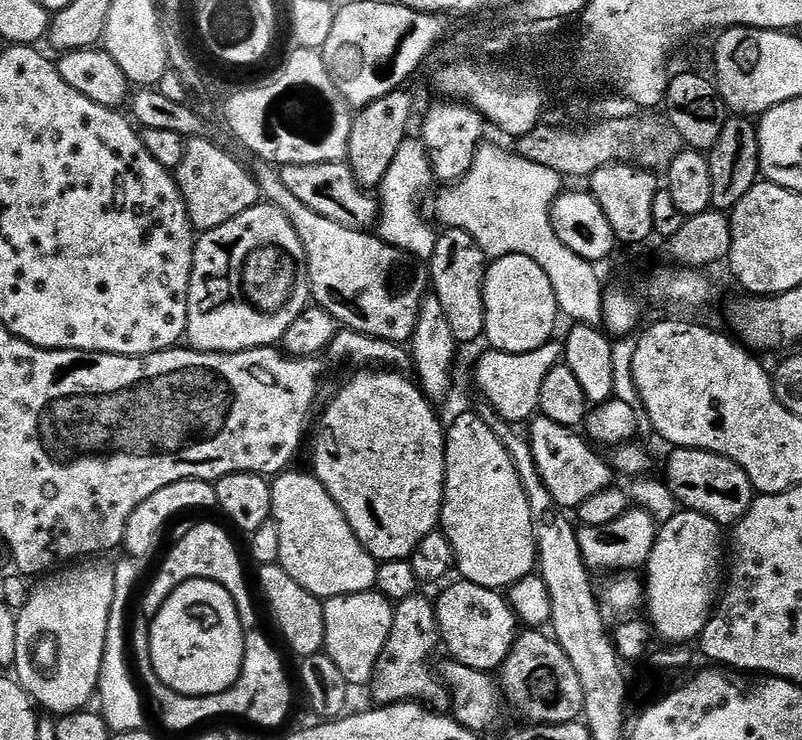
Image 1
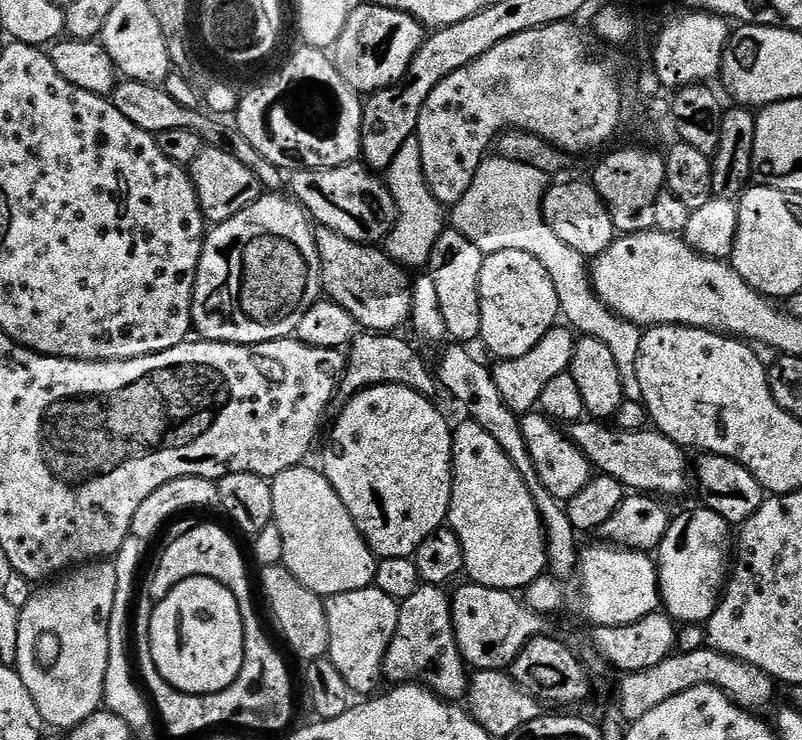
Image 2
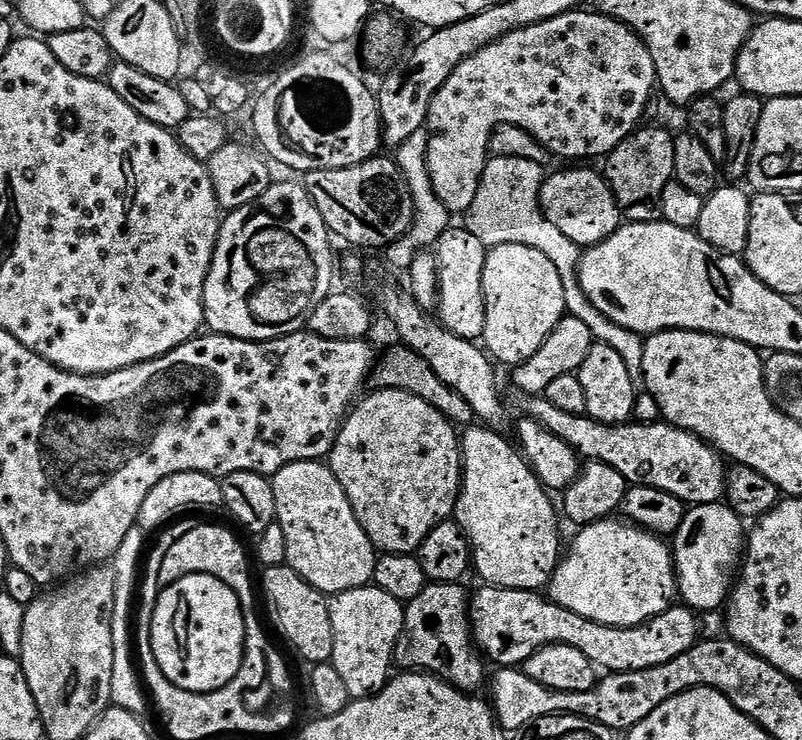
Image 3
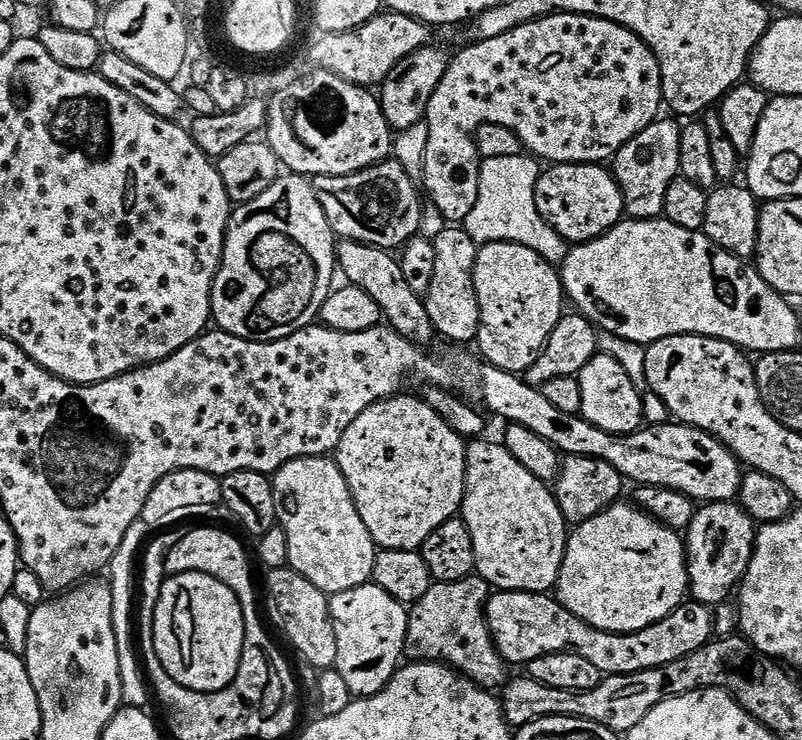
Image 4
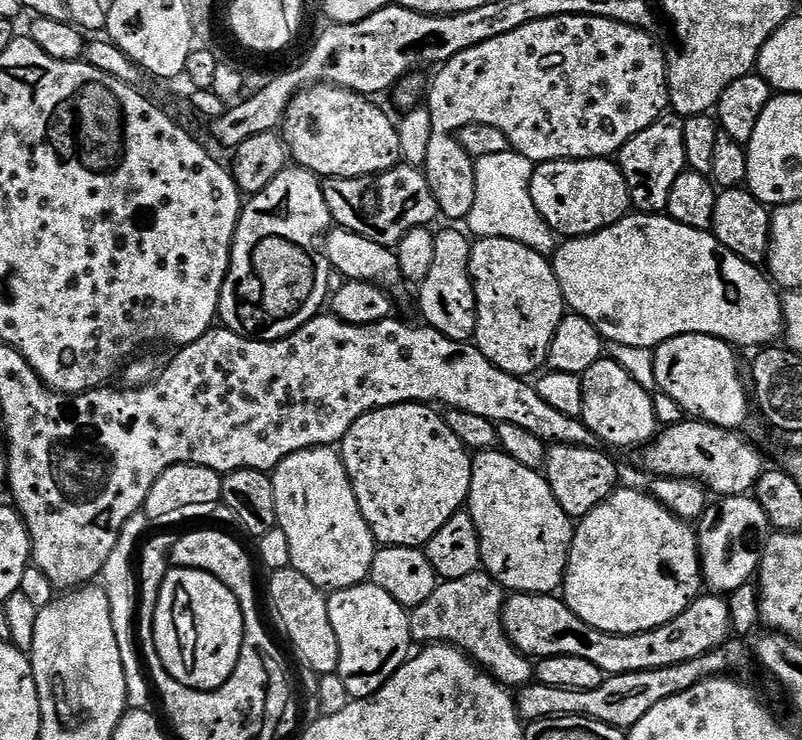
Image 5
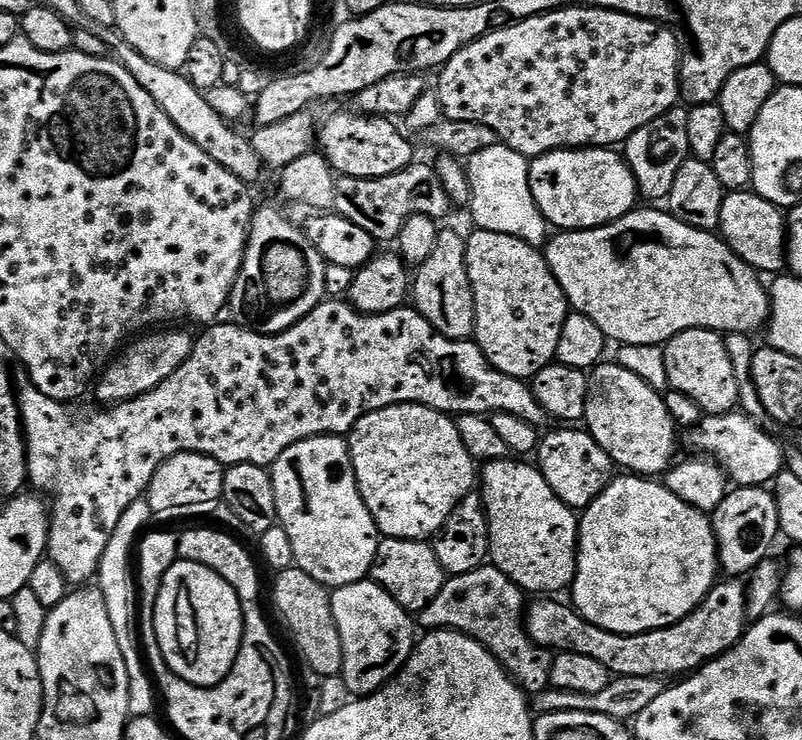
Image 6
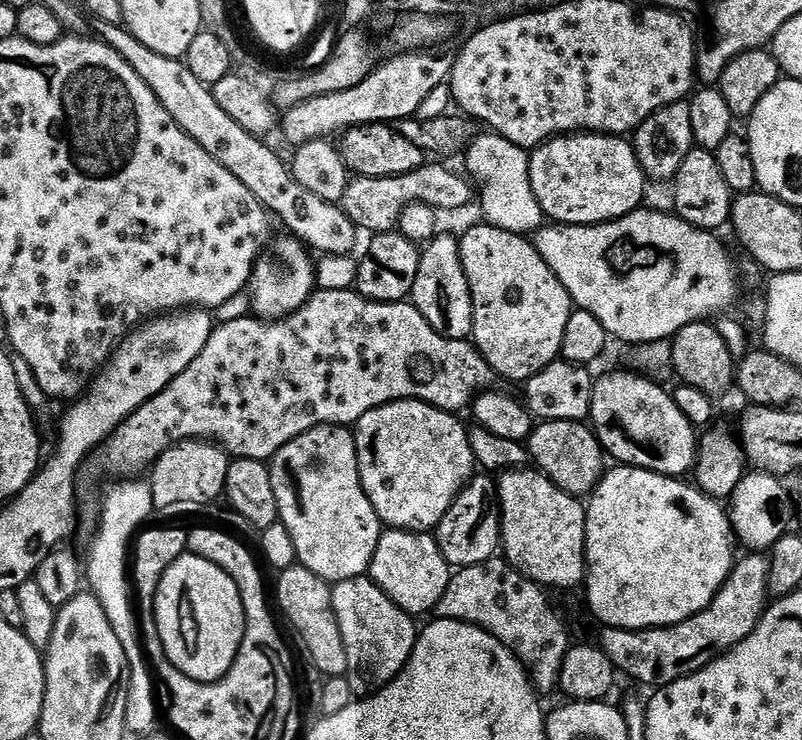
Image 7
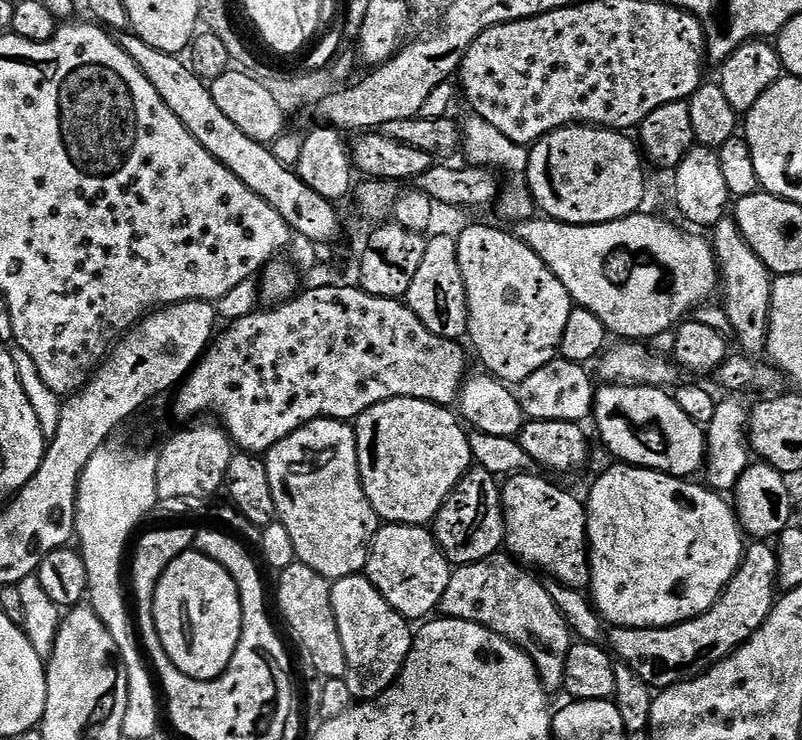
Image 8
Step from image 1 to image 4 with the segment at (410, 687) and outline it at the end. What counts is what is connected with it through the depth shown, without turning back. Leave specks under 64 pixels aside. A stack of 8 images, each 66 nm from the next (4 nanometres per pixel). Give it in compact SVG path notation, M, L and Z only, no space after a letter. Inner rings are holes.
M478 574L470 575L458 582L433 583L432 588L426 590L426 594L422 594L422 598L418 598L418 602L408 608L408 625L404 643L405 657L412 662L446 664L449 668L455 668L460 675L475 682L479 688L503 689L510 679L510 673L508 673L510 665L498 654L496 644L488 629L484 607L488 605L489 595L490 585Z

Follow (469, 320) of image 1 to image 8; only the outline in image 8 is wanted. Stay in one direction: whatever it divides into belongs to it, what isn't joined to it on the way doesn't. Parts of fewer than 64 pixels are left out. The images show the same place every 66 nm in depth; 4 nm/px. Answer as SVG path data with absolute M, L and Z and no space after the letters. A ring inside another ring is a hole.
M436 236L426 243L426 254L422 254L422 266L410 282L406 297L409 310L430 330L430 334L444 340L459 341L468 331L468 299L466 286L462 282L462 270L458 266L456 236Z

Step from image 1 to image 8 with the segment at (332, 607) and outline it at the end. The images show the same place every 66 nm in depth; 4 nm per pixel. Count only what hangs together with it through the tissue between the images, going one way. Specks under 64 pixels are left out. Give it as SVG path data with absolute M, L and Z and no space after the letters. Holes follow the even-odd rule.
M364 574L335 581L332 605L334 618L338 622L338 634L342 634L342 650L346 650L346 679L352 699L356 702L372 700L382 695L404 669L412 649L413 625L398 614L398 610L394 610L386 598L382 598L382 594Z

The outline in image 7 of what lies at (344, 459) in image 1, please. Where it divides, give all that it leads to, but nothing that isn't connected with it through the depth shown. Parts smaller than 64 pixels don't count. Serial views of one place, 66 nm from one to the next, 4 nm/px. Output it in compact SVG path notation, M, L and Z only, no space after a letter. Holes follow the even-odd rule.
M394 400L391 404L370 410L356 421L354 435L360 481L381 525L402 532L431 533L442 522L454 498L472 479L476 464L468 441L469 429L460 425L460 418L459 415L423 404L421 400Z

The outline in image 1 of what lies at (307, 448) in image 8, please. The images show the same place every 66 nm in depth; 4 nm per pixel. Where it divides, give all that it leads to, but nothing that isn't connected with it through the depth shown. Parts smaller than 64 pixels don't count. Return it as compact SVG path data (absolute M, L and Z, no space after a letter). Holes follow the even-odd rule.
M285 470L271 481L271 519L278 526L279 564L302 590L321 598L373 591L378 561L358 542L350 522L322 482L307 471L292 471Z

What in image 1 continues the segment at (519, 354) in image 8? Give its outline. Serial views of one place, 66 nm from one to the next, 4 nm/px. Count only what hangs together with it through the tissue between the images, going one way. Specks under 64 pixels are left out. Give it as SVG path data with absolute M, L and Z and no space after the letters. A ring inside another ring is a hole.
M522 254L495 257L484 274L484 335L497 352L522 354L538 350L553 339L556 319L562 313L554 298L554 286L546 278L546 270Z

